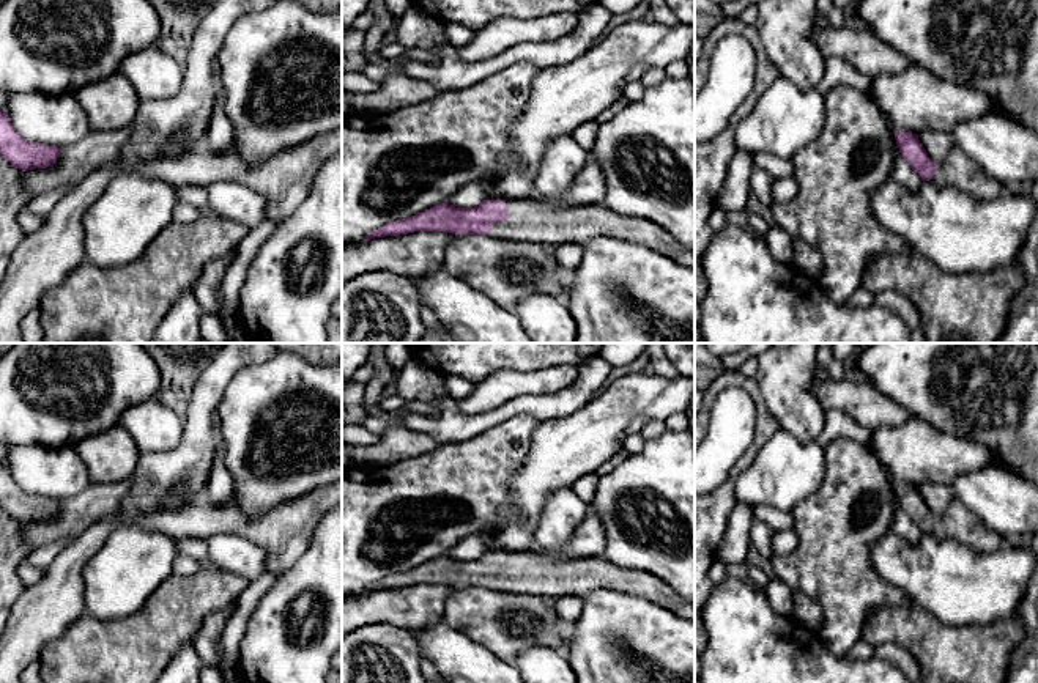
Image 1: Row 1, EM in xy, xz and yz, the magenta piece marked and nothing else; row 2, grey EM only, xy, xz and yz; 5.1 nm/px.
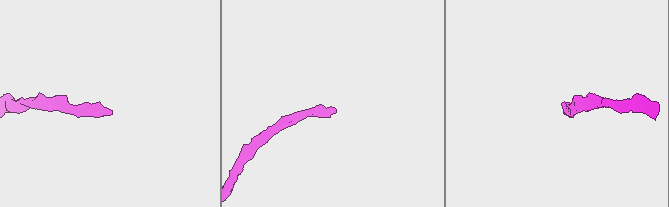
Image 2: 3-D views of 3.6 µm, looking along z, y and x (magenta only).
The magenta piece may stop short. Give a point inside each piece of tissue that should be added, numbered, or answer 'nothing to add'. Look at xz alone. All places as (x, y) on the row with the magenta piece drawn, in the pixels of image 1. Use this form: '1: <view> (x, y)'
1: xz (536, 221)

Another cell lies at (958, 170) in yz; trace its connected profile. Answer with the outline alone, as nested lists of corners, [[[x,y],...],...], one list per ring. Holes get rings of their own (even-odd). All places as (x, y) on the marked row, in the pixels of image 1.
[[[956,145],[939,165],[932,181],[939,187],[956,189],[978,200],[995,198],[1003,189],[999,181],[989,178],[983,168]]]

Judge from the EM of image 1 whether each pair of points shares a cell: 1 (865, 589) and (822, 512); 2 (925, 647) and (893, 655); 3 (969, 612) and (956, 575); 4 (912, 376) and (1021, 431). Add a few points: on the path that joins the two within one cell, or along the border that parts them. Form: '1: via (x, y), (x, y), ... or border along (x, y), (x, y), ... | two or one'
1: via (846, 570), (835, 559), (835, 531) | one
2: border along (874, 646), (897, 642), (920, 666) | two
3: via (969, 603), (969, 595), (958, 584) | one
4: via (939, 376), (967, 378), (994, 405) | one

